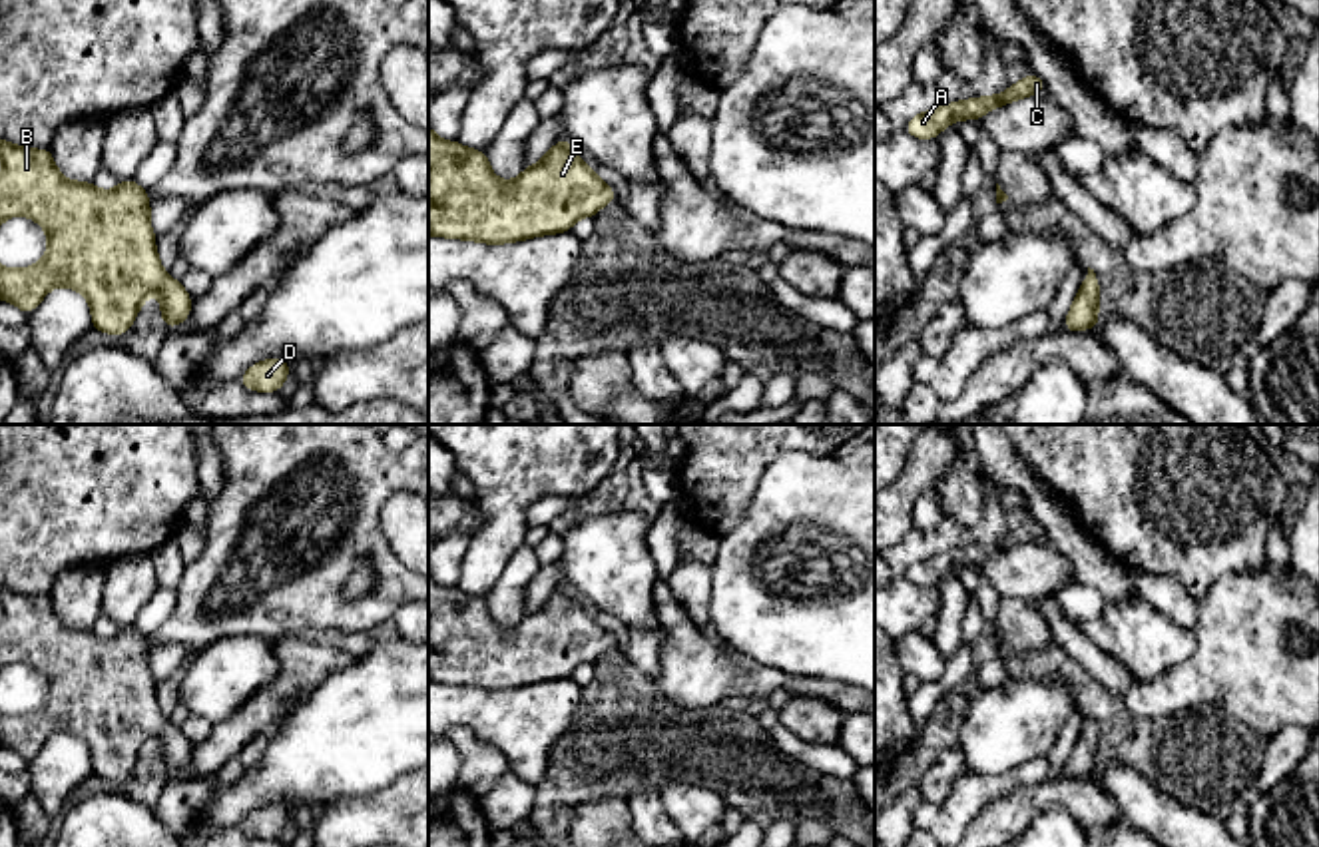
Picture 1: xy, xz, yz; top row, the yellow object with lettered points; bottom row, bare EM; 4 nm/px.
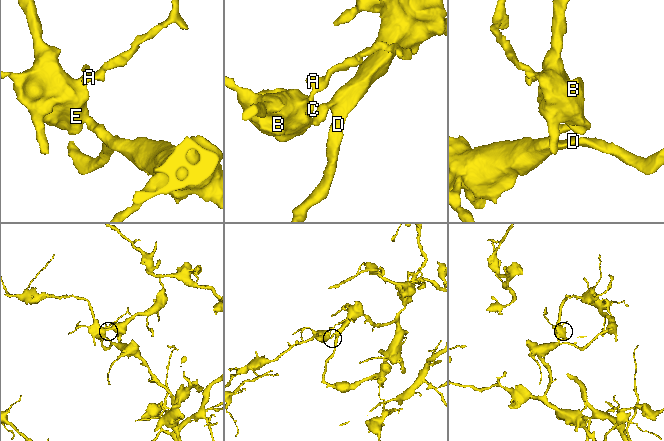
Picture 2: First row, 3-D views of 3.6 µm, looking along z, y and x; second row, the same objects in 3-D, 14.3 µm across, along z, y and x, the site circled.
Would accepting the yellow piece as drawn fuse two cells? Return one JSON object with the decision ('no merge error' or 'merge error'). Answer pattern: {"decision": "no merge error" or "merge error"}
{"decision": "no merge error"}

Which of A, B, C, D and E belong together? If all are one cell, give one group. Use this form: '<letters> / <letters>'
A B C D E

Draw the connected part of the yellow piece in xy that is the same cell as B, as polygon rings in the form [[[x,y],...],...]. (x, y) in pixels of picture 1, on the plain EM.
[[[0,586],[0,606],[0,670],[24,662],[38,668],[48,682],[40,709],[24,715],[0,711],[0,745],[30,761],[50,735],[72,733],[90,749],[92,775],[126,781],[145,743],[155,737],[167,775],[187,767],[193,745],[159,709],[147,636],[133,624],[120,628],[112,638],[102,638],[92,628],[70,628],[56,614],[50,594],[32,596]]]

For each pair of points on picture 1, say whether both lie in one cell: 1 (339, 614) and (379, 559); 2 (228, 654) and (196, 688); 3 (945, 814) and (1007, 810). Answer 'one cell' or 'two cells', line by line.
1: one cell
2: one cell
3: two cells

